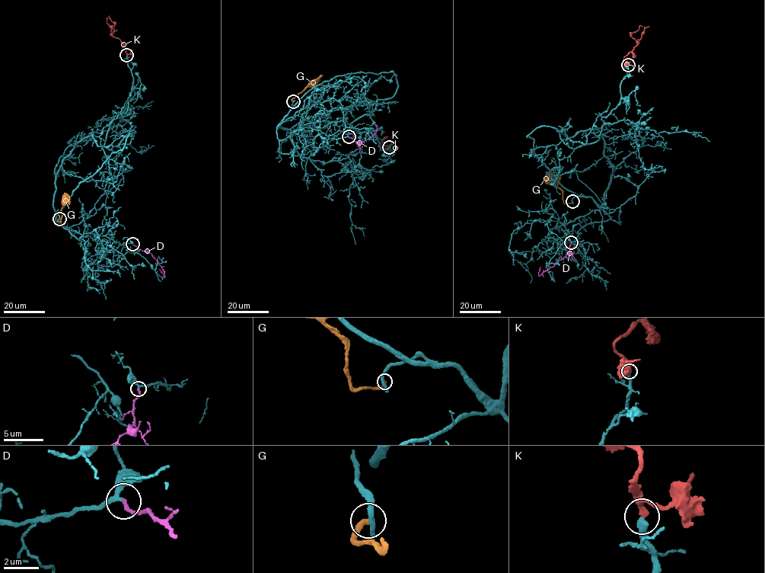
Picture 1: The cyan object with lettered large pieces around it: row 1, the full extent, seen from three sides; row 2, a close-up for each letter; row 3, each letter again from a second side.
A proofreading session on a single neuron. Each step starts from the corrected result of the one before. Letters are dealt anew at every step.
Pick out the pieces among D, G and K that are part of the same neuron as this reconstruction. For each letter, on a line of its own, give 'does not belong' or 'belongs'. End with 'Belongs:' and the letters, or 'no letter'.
D: belongs
G: does not belong
K: belongs
Belongs: D, K

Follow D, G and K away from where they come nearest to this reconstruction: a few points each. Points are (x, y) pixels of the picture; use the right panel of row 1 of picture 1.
D: (571, 242), (568, 254), (540, 276), (540, 267)
G: (572, 201), (564, 203), (562, 190), (546, 174)
K: (628, 65), (624, 58), (637, 44), (631, 34), (640, 26), (642, 27)

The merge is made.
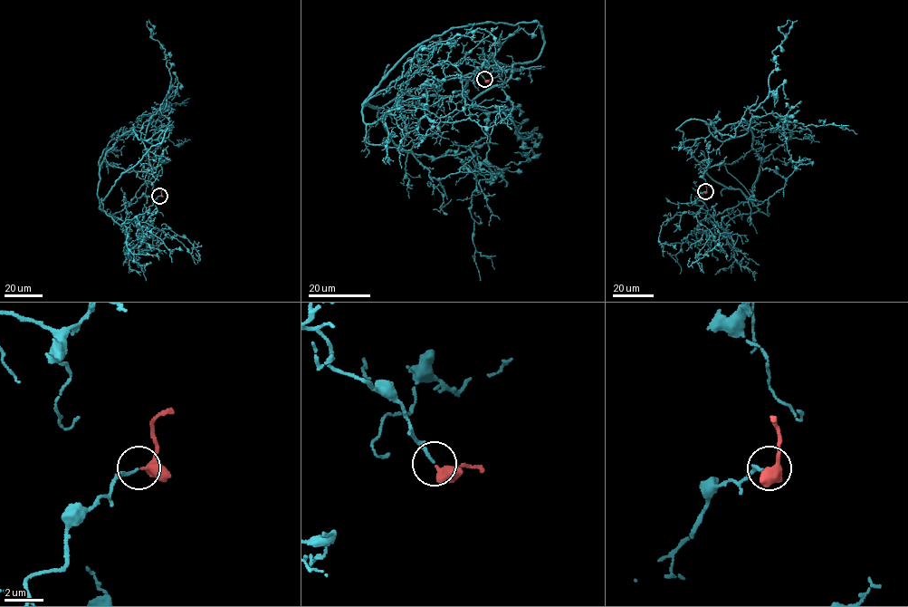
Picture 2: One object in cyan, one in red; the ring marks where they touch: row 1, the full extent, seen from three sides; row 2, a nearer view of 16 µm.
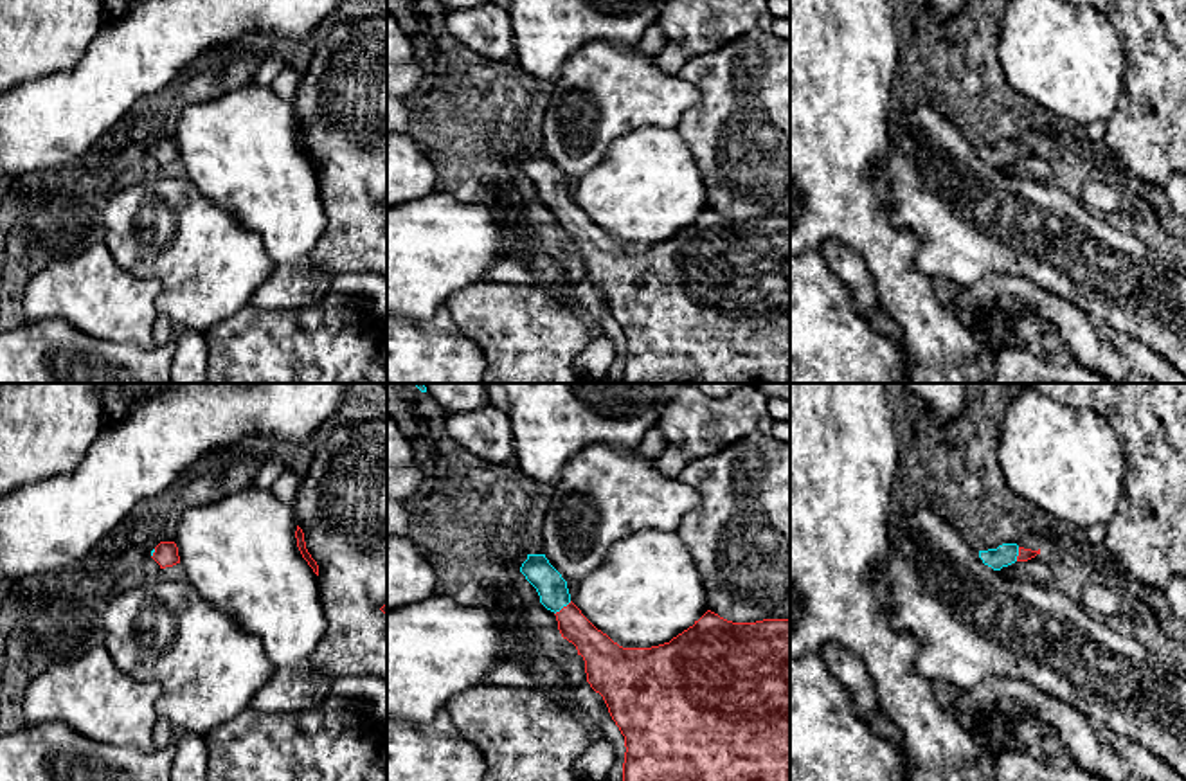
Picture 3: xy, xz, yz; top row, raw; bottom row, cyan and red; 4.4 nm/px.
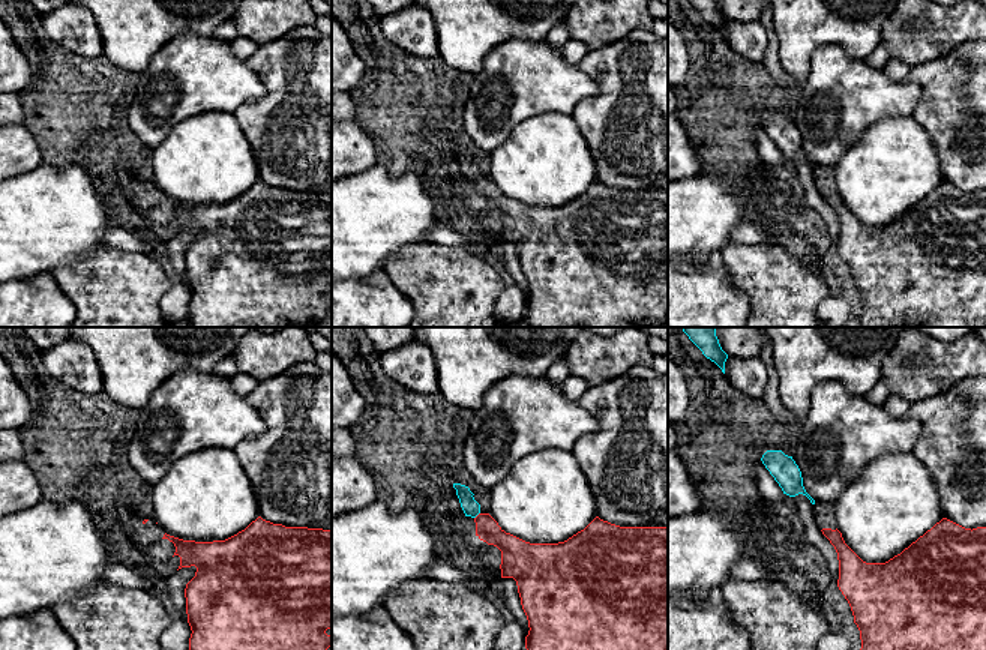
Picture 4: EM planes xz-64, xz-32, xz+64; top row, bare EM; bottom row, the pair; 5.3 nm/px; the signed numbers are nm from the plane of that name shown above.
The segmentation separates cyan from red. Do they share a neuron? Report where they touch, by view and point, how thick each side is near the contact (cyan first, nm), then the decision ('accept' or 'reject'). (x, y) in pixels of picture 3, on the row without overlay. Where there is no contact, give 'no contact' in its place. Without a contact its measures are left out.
contact xz (562, 204); calibres 140 and 160 nm; accept

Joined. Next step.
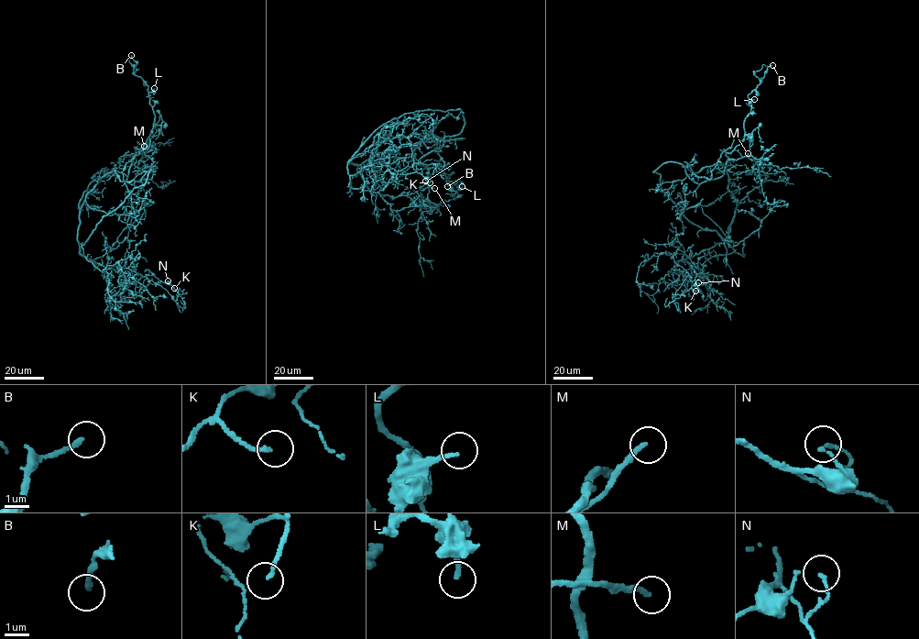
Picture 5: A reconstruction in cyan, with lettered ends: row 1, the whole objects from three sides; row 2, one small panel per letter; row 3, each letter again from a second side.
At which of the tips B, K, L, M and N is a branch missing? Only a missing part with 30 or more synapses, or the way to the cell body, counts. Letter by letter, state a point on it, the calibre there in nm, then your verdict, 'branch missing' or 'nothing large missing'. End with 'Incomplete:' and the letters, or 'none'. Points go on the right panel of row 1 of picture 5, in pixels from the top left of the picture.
B: place (772, 65); calibre 200 nm; nothing large missing
K: place (695, 291); calibre 160 nm; nothing large missing
L: place (754, 99); calibre 170 nm; nothing large missing
M: place (748, 153); calibre 220 nm; branch missing
N: place (698, 282); calibre 140 nm; nothing large missing
Incomplete: M

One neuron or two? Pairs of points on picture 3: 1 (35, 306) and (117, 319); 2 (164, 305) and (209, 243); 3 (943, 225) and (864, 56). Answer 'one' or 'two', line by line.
1: one
2: one
3: two

